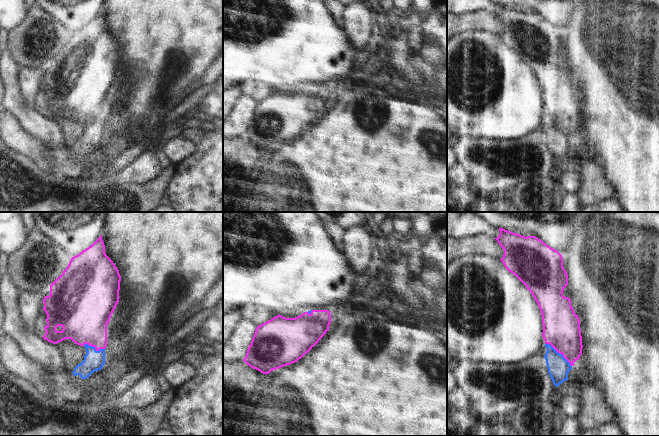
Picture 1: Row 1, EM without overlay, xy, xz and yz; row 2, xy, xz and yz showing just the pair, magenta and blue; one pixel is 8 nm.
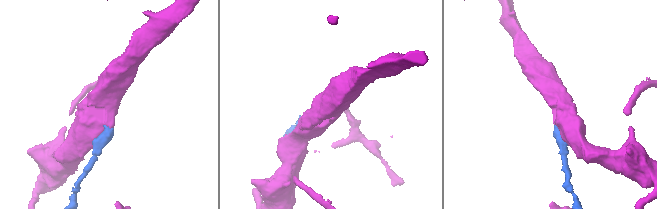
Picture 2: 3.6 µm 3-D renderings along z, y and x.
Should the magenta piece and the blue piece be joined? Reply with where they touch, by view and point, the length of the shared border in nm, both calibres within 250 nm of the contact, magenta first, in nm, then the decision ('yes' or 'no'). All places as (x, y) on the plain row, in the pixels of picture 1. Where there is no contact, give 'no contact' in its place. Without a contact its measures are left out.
contact yz (559, 128); length 280 nm; calibres 300 and 180 nm; no

